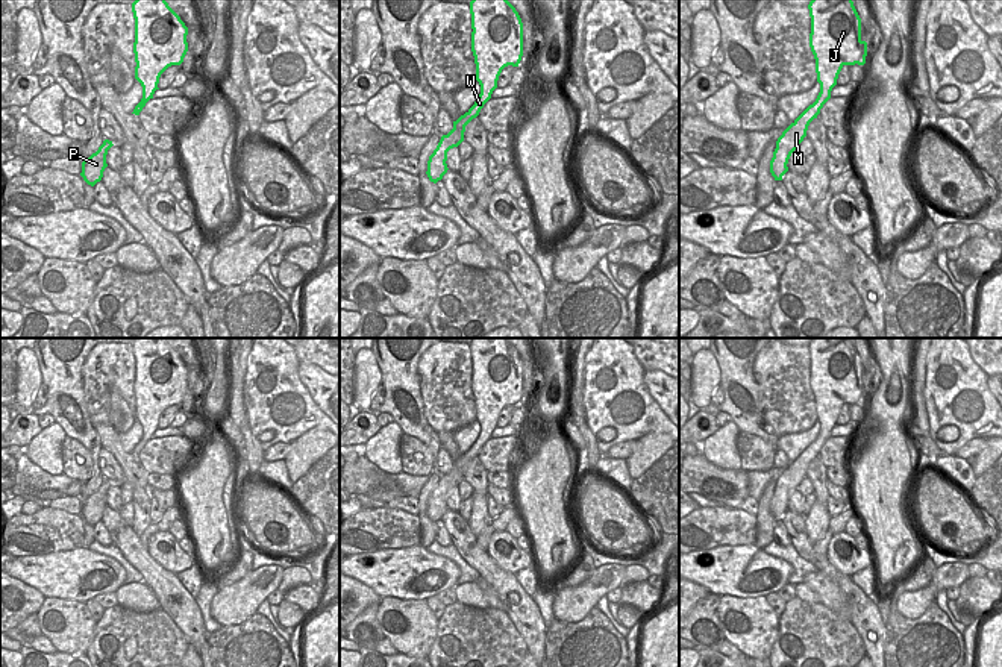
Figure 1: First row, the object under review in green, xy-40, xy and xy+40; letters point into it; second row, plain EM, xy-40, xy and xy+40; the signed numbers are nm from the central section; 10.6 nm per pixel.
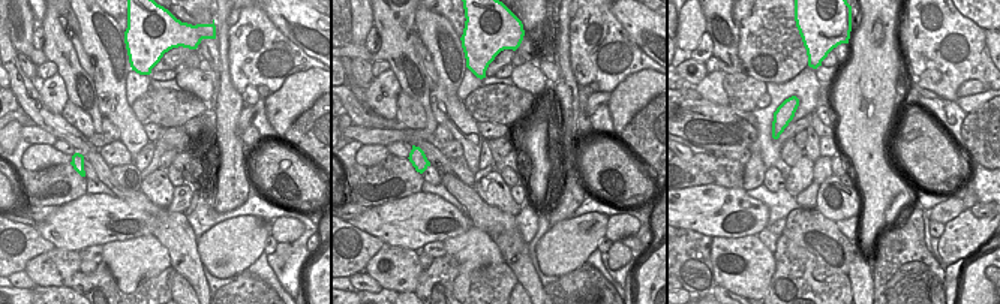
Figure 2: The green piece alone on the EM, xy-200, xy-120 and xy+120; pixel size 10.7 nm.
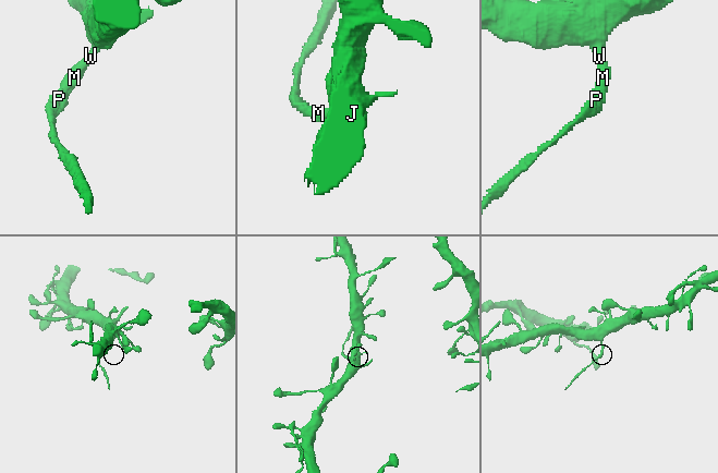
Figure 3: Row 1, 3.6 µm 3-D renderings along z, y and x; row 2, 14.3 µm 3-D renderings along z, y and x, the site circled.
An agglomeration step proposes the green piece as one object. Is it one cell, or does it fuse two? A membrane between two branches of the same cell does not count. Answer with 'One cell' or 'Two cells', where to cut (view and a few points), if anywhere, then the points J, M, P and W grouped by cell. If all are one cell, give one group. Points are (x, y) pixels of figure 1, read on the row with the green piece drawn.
Two cells. Split along xy+40 (808, 106), (816, 117). Groups: J W / M P

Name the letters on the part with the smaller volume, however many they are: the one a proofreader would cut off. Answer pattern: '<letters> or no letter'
M, P

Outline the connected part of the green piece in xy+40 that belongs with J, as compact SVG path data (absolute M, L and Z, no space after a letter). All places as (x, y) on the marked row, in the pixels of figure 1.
M811 0L809 47L816 59L820 92L813 105L814 115L831 99L844 65L864 65L867 42L861 39L861 18L852 0Z

